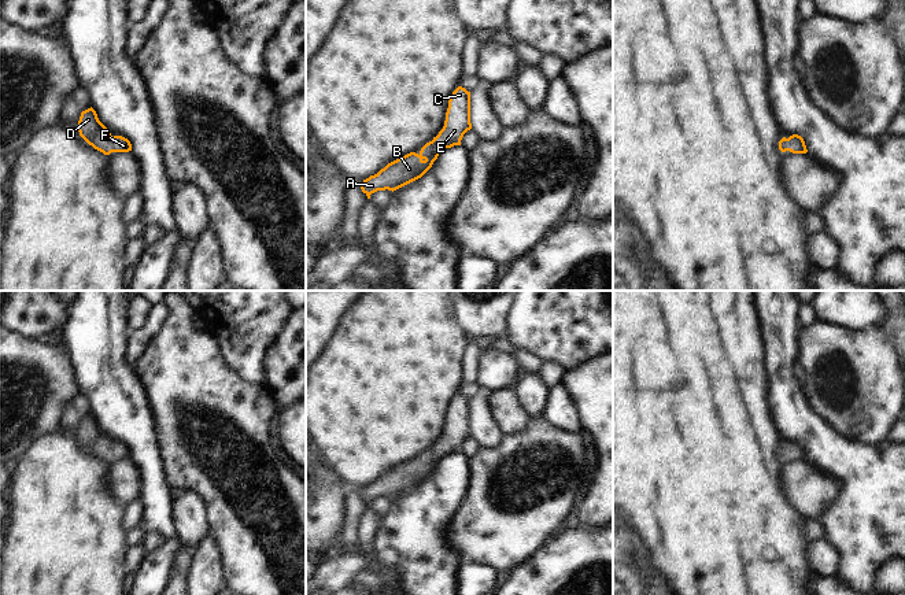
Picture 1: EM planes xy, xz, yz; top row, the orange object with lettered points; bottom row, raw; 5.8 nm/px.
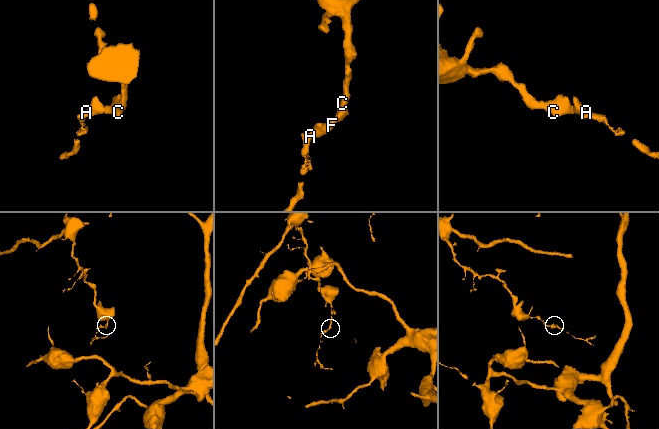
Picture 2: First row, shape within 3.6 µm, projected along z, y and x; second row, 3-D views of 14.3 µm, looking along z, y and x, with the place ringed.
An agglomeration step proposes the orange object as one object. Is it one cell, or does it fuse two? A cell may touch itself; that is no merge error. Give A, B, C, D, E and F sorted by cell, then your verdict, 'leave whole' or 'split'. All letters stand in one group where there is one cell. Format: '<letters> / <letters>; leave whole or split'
A B C D E F; leave whole

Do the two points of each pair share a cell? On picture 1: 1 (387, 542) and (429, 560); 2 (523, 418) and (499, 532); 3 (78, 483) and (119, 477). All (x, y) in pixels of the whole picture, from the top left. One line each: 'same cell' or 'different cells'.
1: same cell
2: different cells
3: different cells

